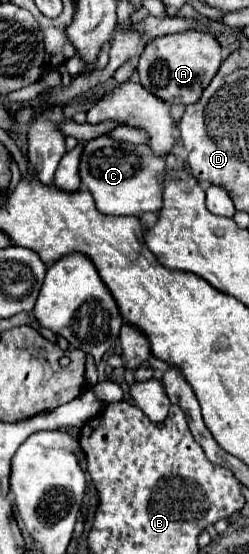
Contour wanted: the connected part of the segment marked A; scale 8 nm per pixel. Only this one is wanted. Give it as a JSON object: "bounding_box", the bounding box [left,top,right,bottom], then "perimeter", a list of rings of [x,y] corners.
{"bounding_box":[137,31,221,103],"perimeter":[[[185,31],[175,35],[163,35],[155,37],[147,43],[137,73],[141,79],[141,85],[151,91],[153,95],[165,99],[167,103],[195,103],[203,89],[209,85],[209,81],[215,77],[221,65],[221,45],[211,33],[205,31]]]}

